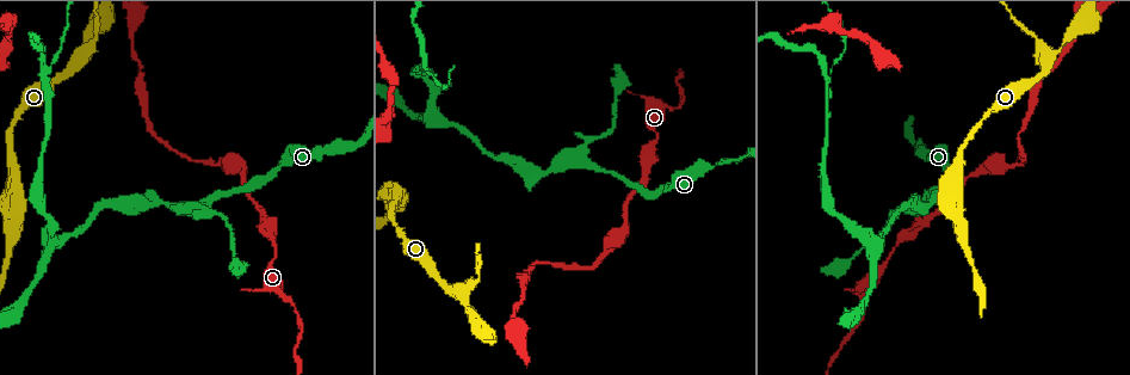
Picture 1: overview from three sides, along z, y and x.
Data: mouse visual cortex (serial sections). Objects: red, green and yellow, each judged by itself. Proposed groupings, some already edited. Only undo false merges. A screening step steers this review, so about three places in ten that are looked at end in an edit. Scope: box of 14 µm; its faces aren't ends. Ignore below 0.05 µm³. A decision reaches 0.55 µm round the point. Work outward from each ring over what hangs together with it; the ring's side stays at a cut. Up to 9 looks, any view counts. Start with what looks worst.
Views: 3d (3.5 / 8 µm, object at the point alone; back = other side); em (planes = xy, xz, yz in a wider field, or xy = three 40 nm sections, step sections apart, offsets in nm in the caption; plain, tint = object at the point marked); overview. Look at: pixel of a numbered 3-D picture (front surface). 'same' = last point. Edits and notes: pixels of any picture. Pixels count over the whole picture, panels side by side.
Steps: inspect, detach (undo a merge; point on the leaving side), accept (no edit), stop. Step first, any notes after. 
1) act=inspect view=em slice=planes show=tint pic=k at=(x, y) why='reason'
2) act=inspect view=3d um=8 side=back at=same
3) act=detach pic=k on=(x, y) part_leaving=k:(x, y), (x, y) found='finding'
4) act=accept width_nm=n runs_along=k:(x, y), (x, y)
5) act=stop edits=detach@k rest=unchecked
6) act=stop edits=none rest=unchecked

act=inspect view=3d um=3.5 pic=1 at=(676, 109) why='a narrow waist'

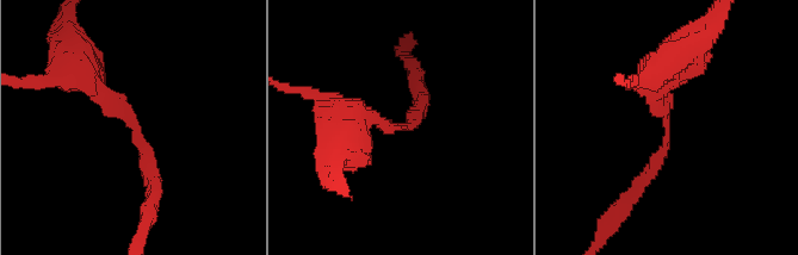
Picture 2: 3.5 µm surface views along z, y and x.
act=inspect view=em slice=xy step=5 show=tint pic=2 at=(401, 127) arm_widths_nm=200,300 why='need the tissue'

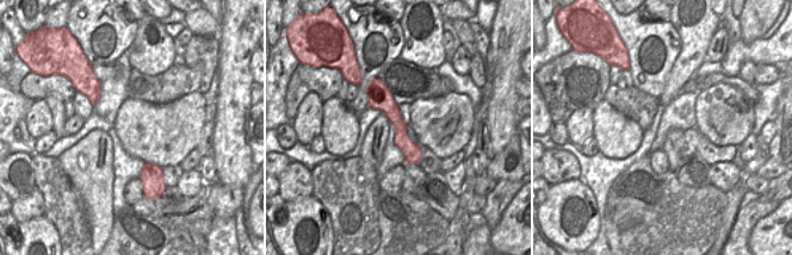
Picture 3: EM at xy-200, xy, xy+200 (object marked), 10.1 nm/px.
act=accept runs_along=2:(80, 73), (146, 149), (153, 197) found='continuous, no second cell'

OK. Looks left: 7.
act=inspect view=3d um=3.5 pic=1 at=(1051, 52) why='sudden change in width'

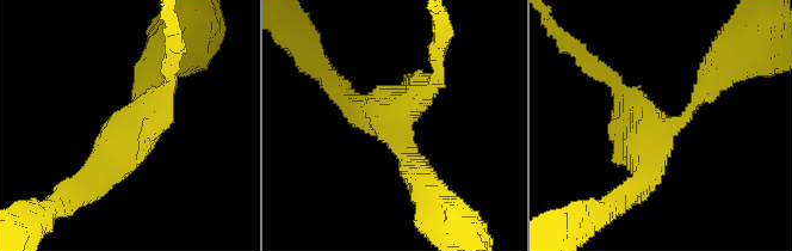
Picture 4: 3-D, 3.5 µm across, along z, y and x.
act=inspect view=em slice=xy step=2 show=tint pic=4 at=(128, 126) why='shape alone is not enough'

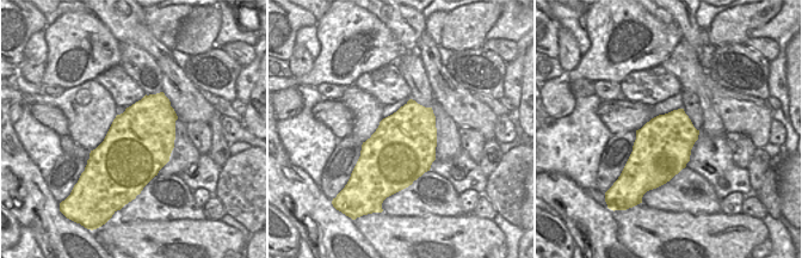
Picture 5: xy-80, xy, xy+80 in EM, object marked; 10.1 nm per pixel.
act=accept width_nm=650 runs_along=4:(624, 196), (645, 145), (704, 93) found='all the same cell'

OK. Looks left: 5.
act=inspect view=3d um=3.5 side=back pic=1 at=(582, 162) why='three-way junction'

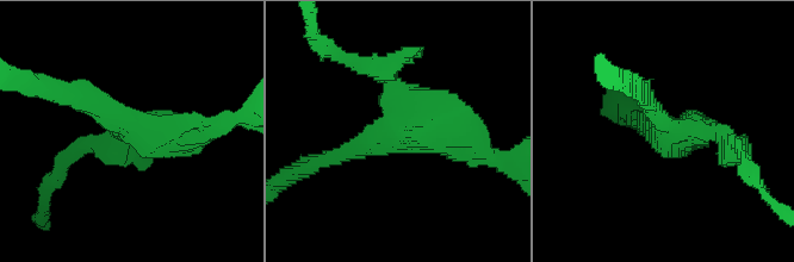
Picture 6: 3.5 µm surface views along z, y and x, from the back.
act=inspect view=em slice=xy step=1 show=tint pic=6 at=(394, 130) arms=3 arm_widths_nm=250,250,450 why='need the tissue'

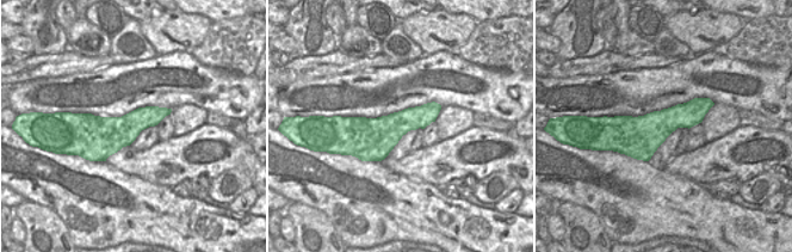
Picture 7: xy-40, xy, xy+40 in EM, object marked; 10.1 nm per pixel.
act=accept found='continuous, no second cell'

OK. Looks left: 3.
act=inspect view=3d um=8 pic=1 at=(153, 202) why='thin neck'

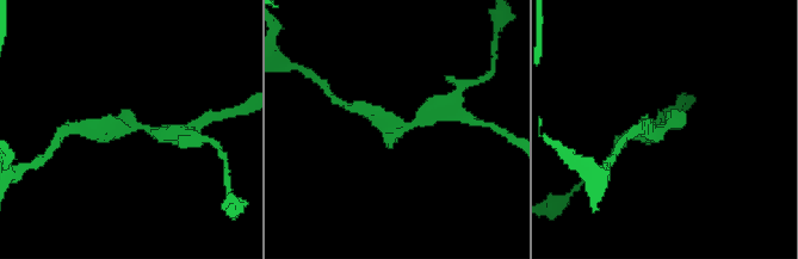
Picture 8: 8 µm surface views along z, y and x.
act=inspect view=3d um=3.5 pic=8 at=(399, 126)

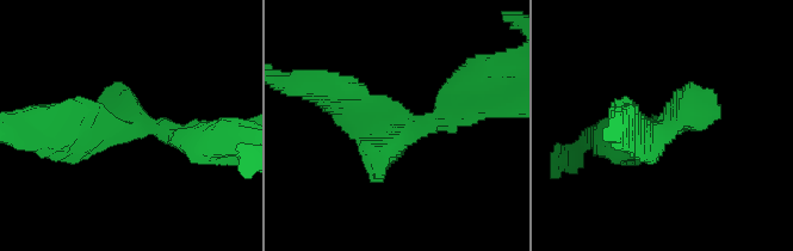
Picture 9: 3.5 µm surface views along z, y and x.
act=inspect view=em slice=xy step=1 show=tint pic=9 at=(134, 125) why='shape alone is not enough'

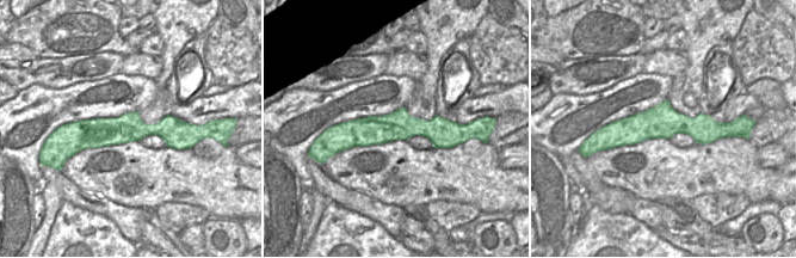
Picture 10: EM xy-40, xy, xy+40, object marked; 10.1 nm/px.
act=accept runs_along=10:(180, 123), (172, 129), (78, 131) found='all the same cell'

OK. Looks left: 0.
act=stop edits=none rest=unchecked

